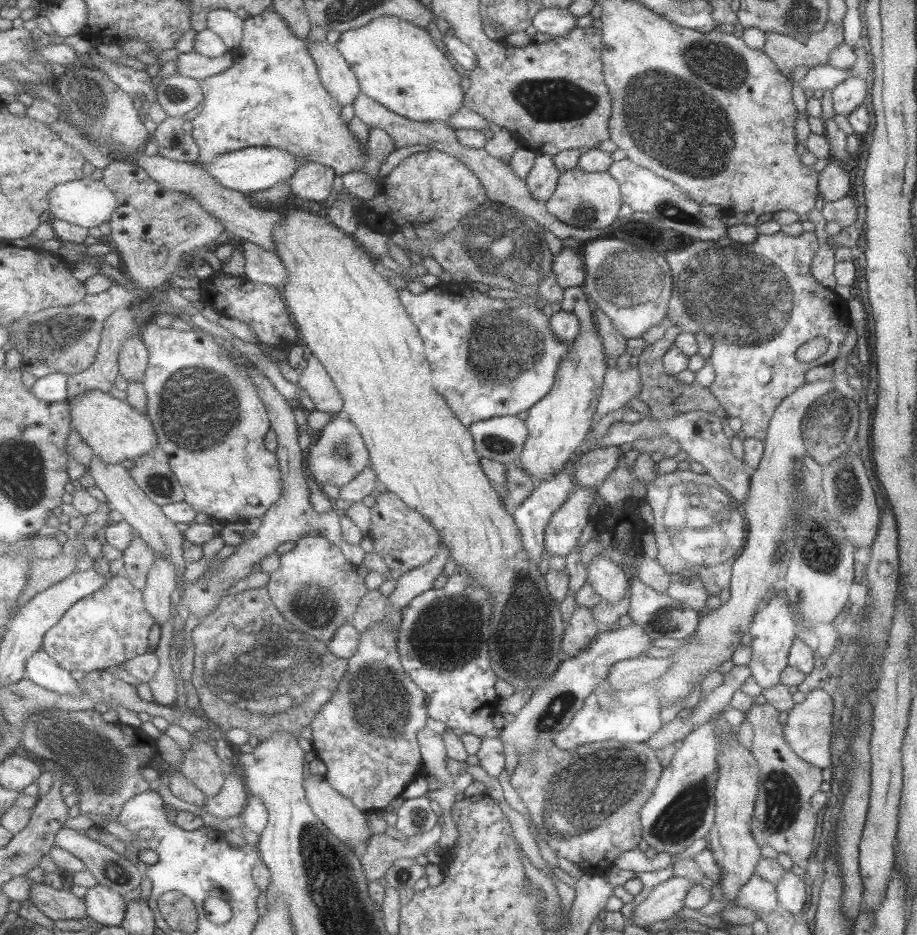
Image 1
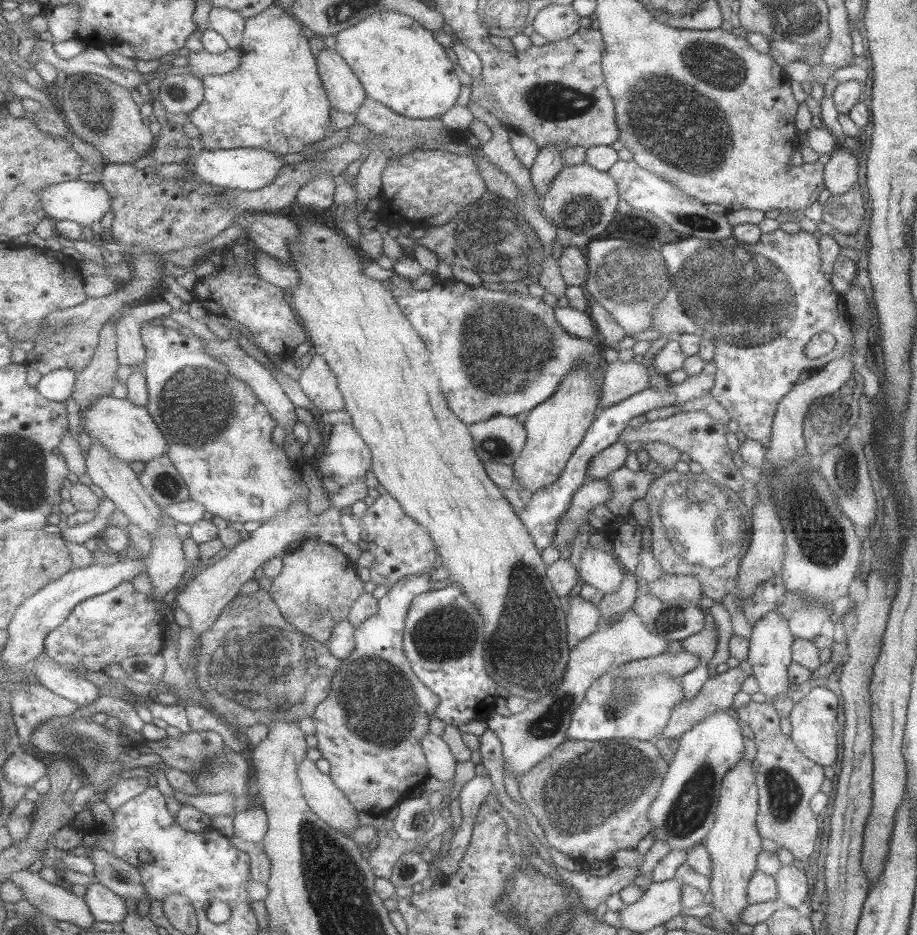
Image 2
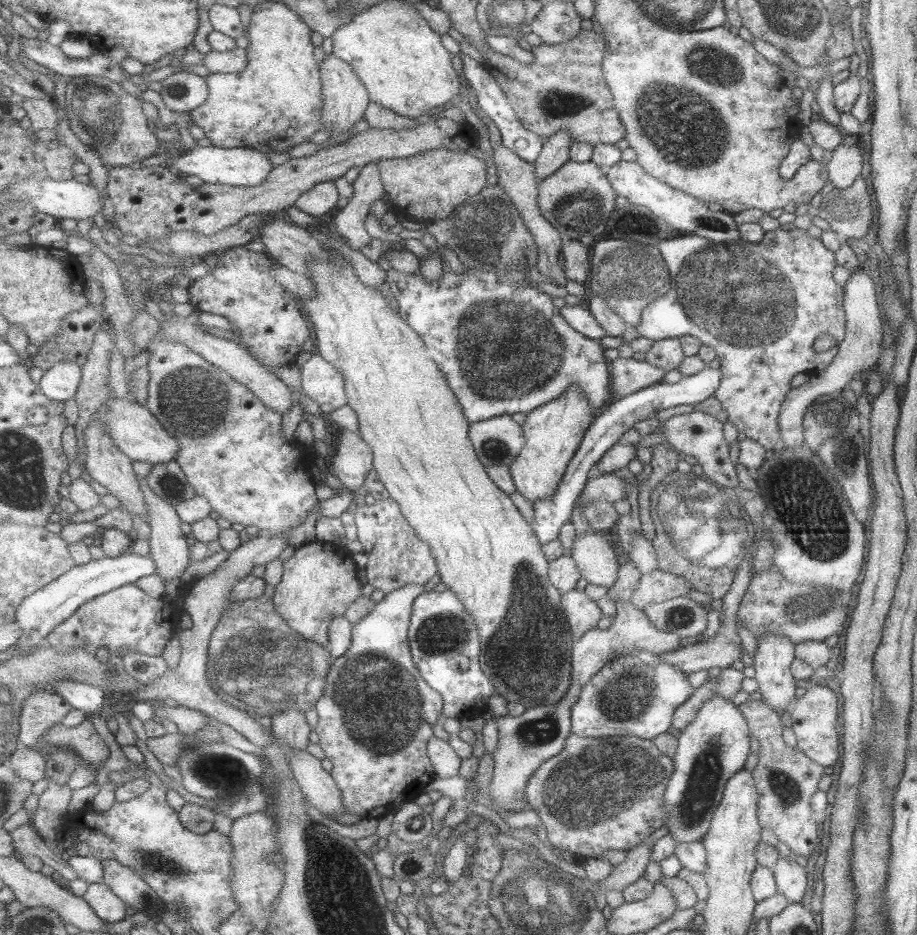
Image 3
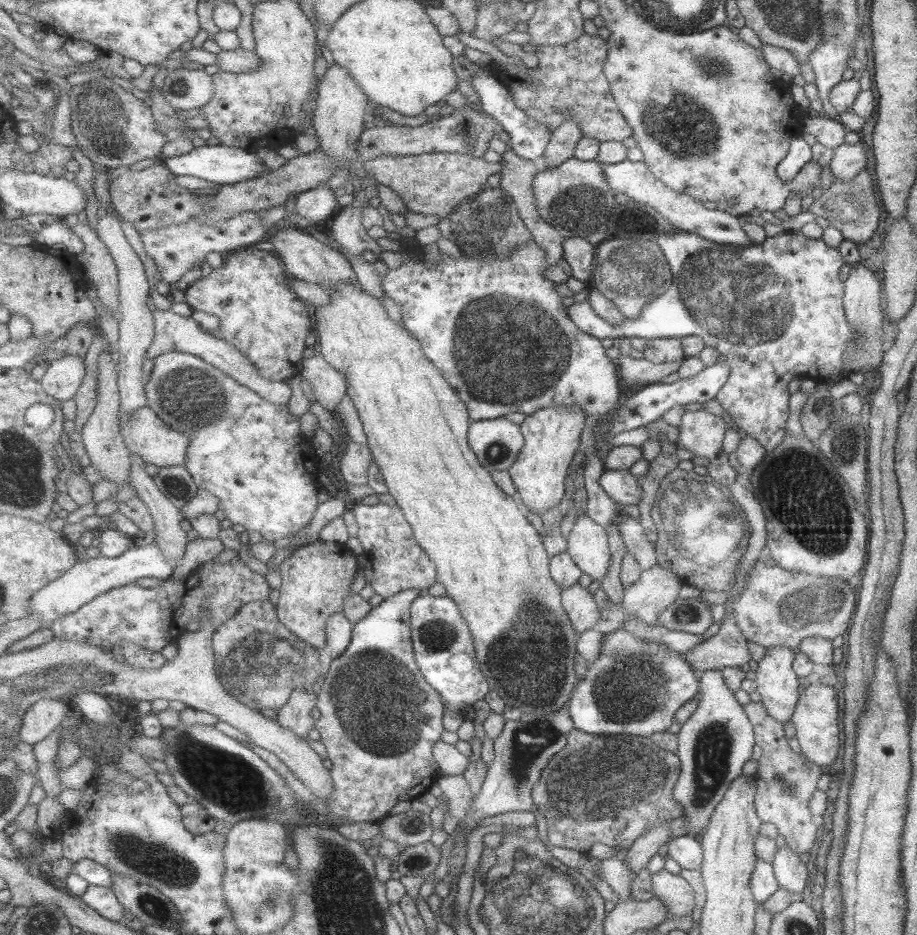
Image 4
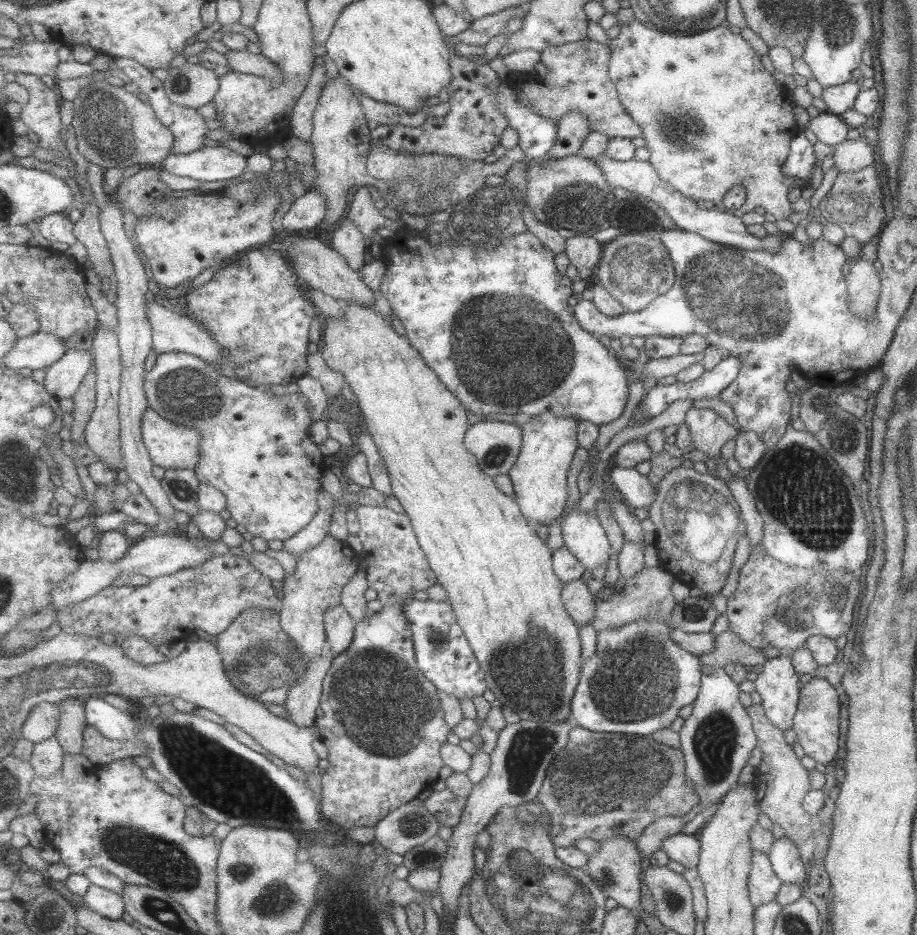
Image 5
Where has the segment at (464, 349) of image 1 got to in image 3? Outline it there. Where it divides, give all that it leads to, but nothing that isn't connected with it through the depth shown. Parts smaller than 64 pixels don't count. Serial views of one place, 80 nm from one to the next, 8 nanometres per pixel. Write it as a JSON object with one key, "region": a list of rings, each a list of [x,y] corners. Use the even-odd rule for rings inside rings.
{"region":[[[463,267],[461,275],[452,272],[450,269],[445,270],[442,276],[434,282],[426,282],[423,276],[419,273],[407,274],[401,273],[397,270],[388,270],[388,276],[386,283],[390,287],[390,291],[393,294],[395,300],[398,302],[402,318],[424,339],[425,346],[428,351],[433,355],[433,360],[437,362],[439,368],[445,373],[448,378],[448,383],[452,387],[452,390],[457,395],[457,401],[461,403],[461,409],[465,411],[465,416],[469,419],[469,422],[481,422],[488,421],[495,417],[503,417],[505,415],[512,415],[517,413],[524,413],[528,415],[534,412],[536,409],[540,409],[541,406],[549,404],[549,402],[556,401],[557,398],[561,398],[561,394],[565,394],[565,390],[569,390],[573,387],[579,387],[579,390],[587,396],[589,406],[598,413],[602,411],[603,402],[607,402],[609,398],[609,386],[611,384],[611,374],[607,372],[607,364],[605,364],[605,358],[603,358],[603,350],[599,346],[599,341],[595,339],[589,339],[588,336],[581,335],[573,328],[569,327],[569,324],[565,323],[561,309],[557,308],[551,300],[549,294],[542,294],[537,290],[535,284],[530,284],[529,287],[524,285],[525,278],[529,278],[529,271],[521,271],[515,279],[511,276],[511,272],[505,273],[503,276],[495,274],[495,272],[487,272],[484,269],[475,269],[469,267]]]}

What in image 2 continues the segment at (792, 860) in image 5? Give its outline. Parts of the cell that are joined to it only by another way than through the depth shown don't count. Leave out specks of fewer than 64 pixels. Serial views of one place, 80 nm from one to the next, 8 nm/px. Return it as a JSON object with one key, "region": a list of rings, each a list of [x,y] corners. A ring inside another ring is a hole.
{"region":[[[781,865],[774,877],[777,900],[789,908],[799,908],[809,892],[806,880],[803,870],[797,870],[793,865]]]}

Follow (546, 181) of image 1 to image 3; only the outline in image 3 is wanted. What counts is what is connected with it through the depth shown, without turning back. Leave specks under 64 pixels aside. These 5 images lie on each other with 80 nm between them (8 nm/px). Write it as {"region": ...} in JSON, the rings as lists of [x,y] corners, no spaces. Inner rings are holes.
{"region":[[[562,130],[544,144],[542,153],[534,162],[539,181],[549,178],[568,161],[568,150],[572,143],[568,132]]]}

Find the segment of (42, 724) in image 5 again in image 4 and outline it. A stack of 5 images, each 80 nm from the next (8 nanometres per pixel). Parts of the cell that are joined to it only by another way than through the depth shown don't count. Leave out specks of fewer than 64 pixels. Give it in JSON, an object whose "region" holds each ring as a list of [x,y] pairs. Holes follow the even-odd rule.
{"region":[[[40,698],[24,716],[21,739],[33,746],[43,742],[54,730],[61,728],[61,722],[70,712],[69,706],[59,699]]]}

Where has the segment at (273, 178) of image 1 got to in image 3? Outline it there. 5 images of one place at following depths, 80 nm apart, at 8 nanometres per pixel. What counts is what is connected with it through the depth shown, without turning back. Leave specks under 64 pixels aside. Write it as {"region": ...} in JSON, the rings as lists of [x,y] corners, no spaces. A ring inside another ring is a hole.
{"region":[[[197,146],[177,156],[170,164],[181,176],[195,175],[207,183],[231,186],[259,186],[273,172],[271,158],[255,147]]]}

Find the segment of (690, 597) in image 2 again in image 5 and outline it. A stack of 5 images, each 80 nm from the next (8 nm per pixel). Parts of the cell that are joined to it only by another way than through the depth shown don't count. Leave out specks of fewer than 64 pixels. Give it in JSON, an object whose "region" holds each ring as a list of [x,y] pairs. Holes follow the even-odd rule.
{"region":[[[660,564],[652,567],[643,567],[637,574],[629,578],[620,576],[615,584],[604,586],[597,597],[594,596],[595,614],[590,625],[596,630],[617,628],[641,618],[650,618],[656,614],[658,618],[666,618],[676,603],[671,595],[671,584],[674,574],[664,569]]]}

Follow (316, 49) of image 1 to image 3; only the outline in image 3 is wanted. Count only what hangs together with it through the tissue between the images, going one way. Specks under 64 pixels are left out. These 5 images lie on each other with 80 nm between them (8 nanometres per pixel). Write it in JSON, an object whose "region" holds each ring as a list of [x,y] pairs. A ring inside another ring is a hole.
{"region":[[[334,52],[326,55],[325,60],[319,64],[325,95],[322,117],[324,118],[324,128],[332,129],[330,139],[335,138],[339,132],[349,130],[353,124],[357,124],[359,120],[363,119],[372,99],[365,83],[349,65],[349,62],[341,60]]]}

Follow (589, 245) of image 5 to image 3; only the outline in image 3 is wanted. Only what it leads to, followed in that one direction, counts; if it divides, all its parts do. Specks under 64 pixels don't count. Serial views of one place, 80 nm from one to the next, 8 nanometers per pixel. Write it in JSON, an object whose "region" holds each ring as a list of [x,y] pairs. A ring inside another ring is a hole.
{"region":[[[571,239],[568,244],[561,245],[561,253],[565,261],[563,269],[566,281],[585,284],[591,268],[587,246],[577,239]]]}

